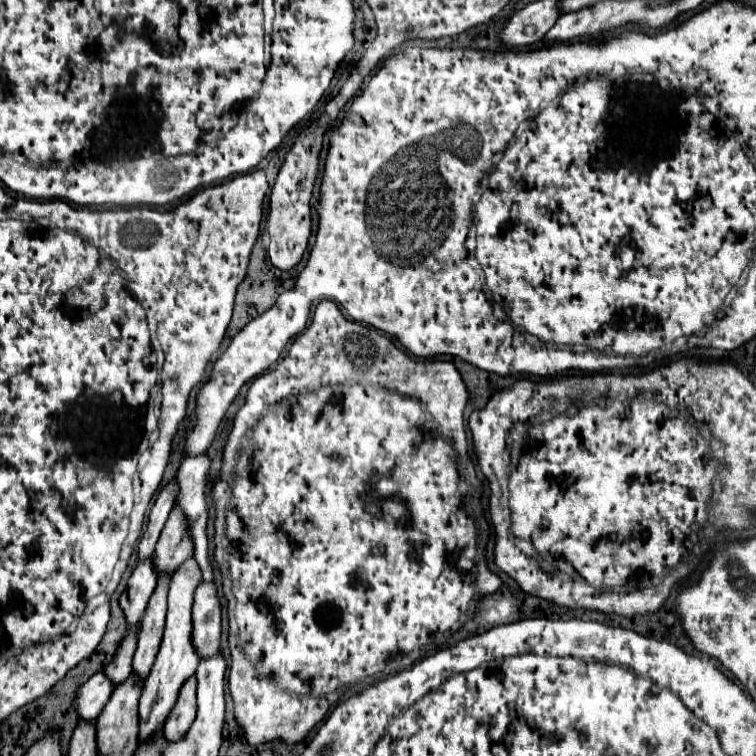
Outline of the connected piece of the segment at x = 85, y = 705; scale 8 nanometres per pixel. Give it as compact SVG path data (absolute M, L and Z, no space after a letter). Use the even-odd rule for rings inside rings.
M103 672L93 674L85 684L79 686L79 690L75 694L73 708L75 708L77 718L95 720L99 716L99 712L103 710L103 706L107 704L111 690L113 690L113 684L111 684L111 680L105 678Z

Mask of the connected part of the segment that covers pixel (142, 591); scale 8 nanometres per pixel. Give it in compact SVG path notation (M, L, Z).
M151 560L139 562L127 582L125 596L119 598L129 628L141 624L143 612L147 608L147 602L149 602L155 586L157 586L157 574L153 570L153 562Z

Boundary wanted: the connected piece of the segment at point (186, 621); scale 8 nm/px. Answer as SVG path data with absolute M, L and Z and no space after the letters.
M189 558L171 578L169 586L169 610L167 610L167 626L161 642L161 650L153 664L149 678L143 684L143 692L139 698L139 744L149 740L155 732L163 730L171 708L175 708L175 700L179 698L179 688L187 678L195 674L199 664L199 656L191 644L191 608L193 608L193 592L199 586L201 570L193 558Z

